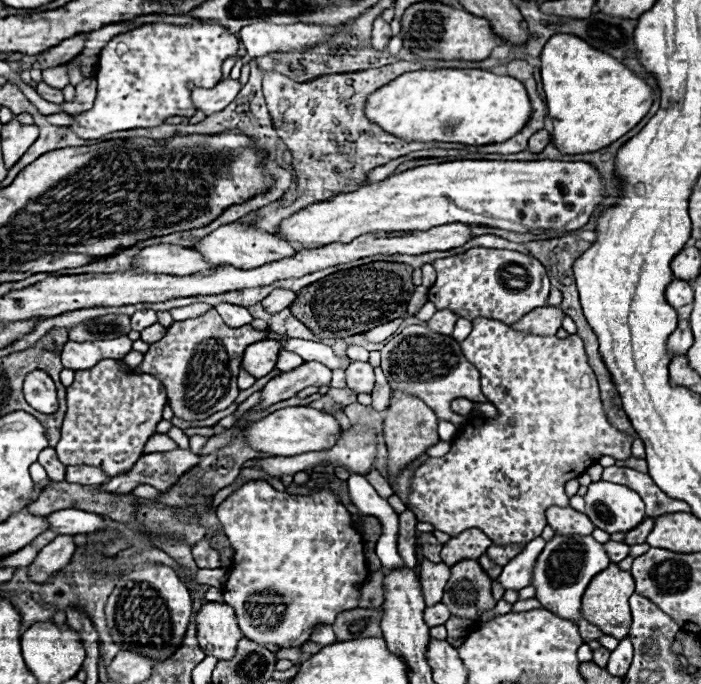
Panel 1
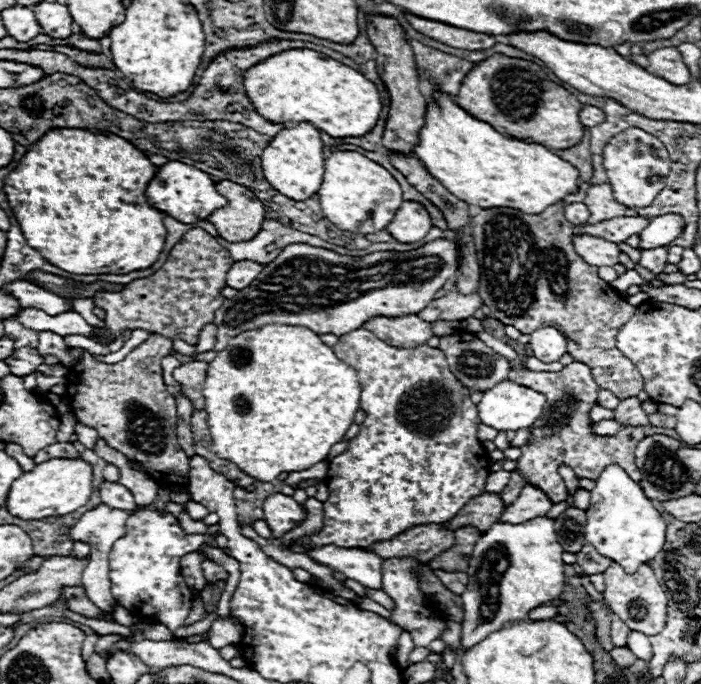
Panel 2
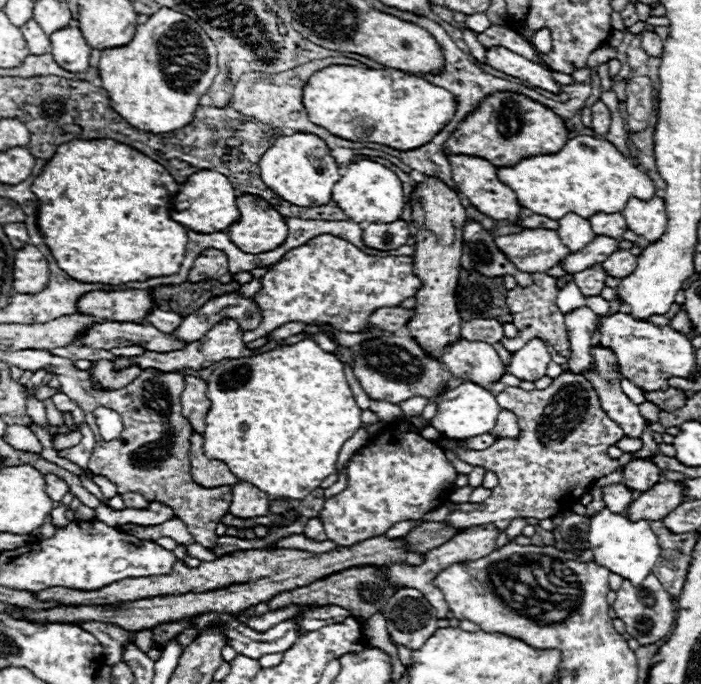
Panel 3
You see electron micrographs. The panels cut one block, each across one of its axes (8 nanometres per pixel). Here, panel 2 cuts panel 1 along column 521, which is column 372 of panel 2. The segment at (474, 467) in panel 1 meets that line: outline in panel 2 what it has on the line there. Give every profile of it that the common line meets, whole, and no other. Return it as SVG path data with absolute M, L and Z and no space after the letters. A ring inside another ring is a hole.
M356 328L340 336L332 350L342 362L358 370L360 408L366 412L366 418L360 424L360 432L348 442L346 452L328 464L326 486L330 496L322 508L324 528L298 538L290 548L292 552L306 554L312 548L330 544L340 548L366 548L374 542L392 540L414 526L450 520L470 498L486 492L490 462L476 436L476 426L480 424L476 404L470 400L470 390L454 378L438 348L426 344L418 348L396 348L378 340L370 330Z

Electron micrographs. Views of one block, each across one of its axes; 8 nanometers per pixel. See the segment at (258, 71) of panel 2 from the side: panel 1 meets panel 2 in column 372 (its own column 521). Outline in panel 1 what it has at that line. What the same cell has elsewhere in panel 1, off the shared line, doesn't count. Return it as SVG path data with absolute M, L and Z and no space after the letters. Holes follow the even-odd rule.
M414 70L400 74L380 90L368 96L364 104L364 114L370 122L376 122L388 134L396 134L406 142L460 142L468 146L498 144L510 140L526 124L530 114L530 102L526 88L512 76L498 76L488 70Z

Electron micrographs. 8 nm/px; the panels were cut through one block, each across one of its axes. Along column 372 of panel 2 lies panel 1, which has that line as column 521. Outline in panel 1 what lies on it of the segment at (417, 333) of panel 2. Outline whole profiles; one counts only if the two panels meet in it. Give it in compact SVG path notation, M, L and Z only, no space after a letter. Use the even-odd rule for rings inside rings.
M542 306L532 312L528 312L524 318L512 324L514 330L520 330L524 334L556 334L562 326L564 312L556 306Z

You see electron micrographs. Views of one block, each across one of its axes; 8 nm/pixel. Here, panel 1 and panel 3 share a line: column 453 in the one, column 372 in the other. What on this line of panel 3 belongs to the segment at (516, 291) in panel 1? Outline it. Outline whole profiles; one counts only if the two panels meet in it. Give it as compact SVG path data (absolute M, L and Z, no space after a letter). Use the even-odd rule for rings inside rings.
M330 234L312 238L304 246L290 250L286 258L282 258L278 264L272 266L268 274L262 276L262 290L254 296L254 300L262 308L264 318L256 330L244 332L243 341L248 343L258 340L266 332L280 328L286 322L326 322L342 332L360 332L374 310L398 306L402 300L414 296L420 288L420 280L414 278L412 272L412 258L406 256L404 262L396 258L398 256L368 256L350 242Z

